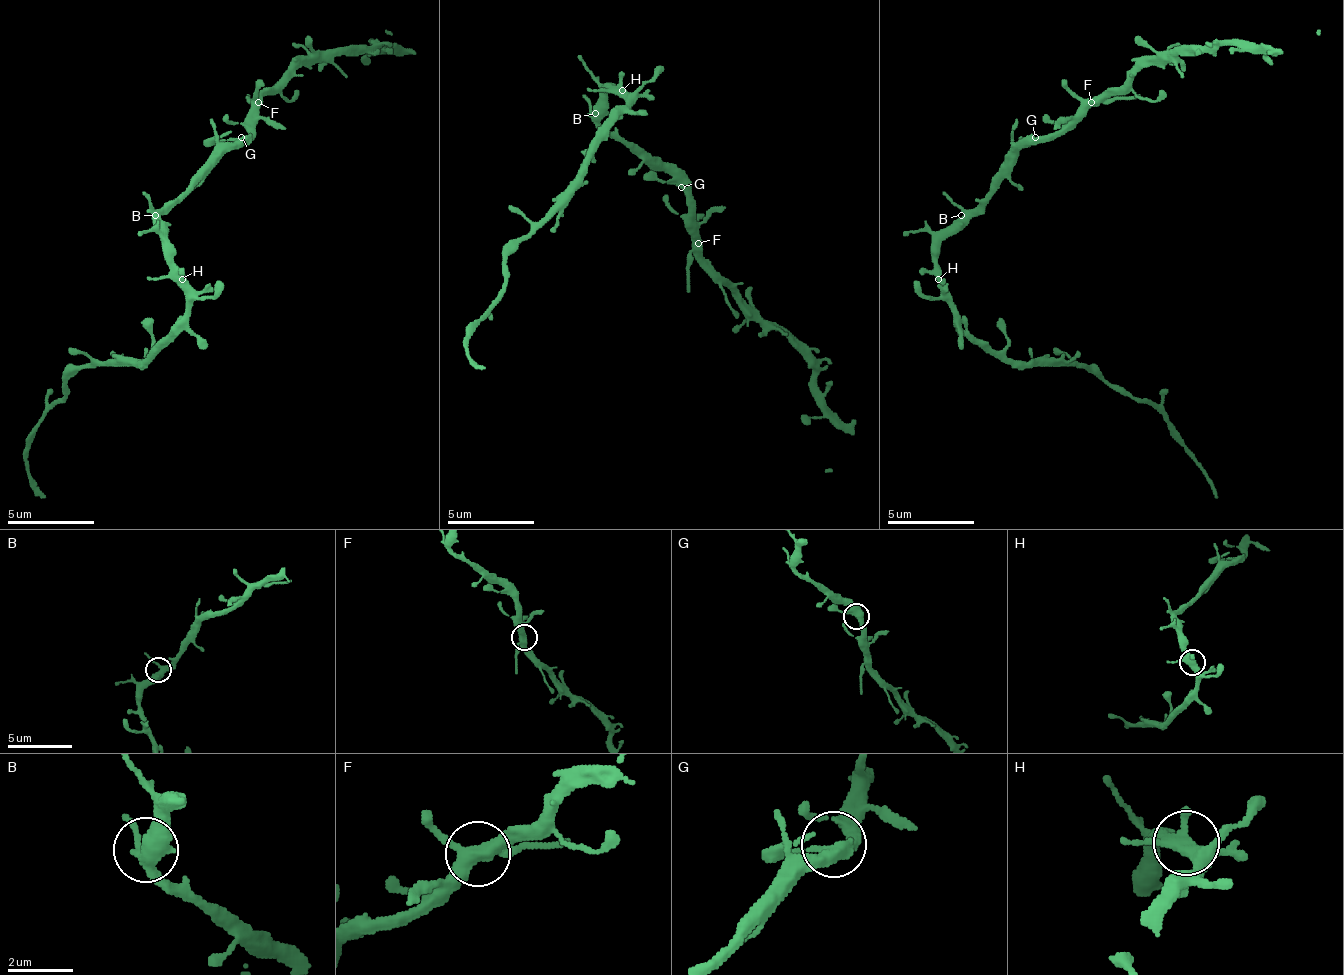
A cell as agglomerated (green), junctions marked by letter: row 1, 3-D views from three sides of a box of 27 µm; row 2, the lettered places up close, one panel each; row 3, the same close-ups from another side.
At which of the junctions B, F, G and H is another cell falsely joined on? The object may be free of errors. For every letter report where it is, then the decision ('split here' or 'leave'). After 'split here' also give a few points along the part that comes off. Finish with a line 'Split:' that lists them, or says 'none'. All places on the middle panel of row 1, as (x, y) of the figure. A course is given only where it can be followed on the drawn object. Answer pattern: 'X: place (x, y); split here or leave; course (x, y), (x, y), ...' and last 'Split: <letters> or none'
B: place (595, 113); leave
F: place (698, 243); leave
G: place (681, 187); leave
H: place (622, 90); leave
Split: none

